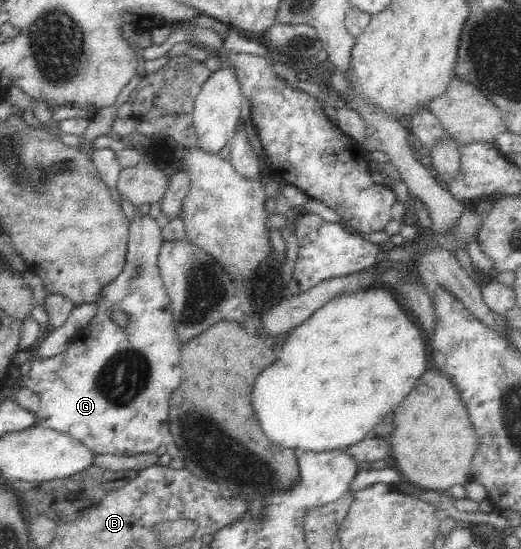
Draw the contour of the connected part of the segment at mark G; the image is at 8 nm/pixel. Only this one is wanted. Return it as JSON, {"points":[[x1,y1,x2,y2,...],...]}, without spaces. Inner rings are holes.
{"points":[[146,213,141,216,135,215,132,223,129,224,127,251,123,269,121,269,119,275,117,275,111,283,103,286,100,295,97,296,97,313,95,317,91,319,85,327,75,332,65,351,51,357,41,357,38,354,32,353,30,359,31,368,28,373,20,377,23,385,31,389,31,391,40,398,41,407,40,410,35,413,37,425,73,437,76,441,81,442,84,447,87,447,89,452,93,452,94,454,111,453,111,455,130,456,140,453,153,453,169,439,170,430,167,425,167,419,170,407,170,396,172,392,176,391,177,387,180,387,183,381,183,369,180,365,180,346,182,342,178,337,170,299,164,288,164,283,158,268,157,257,163,242,162,228,157,225,153,217],[117,310,121,310,123,314,127,314,127,325,115,323,114,313]]}

